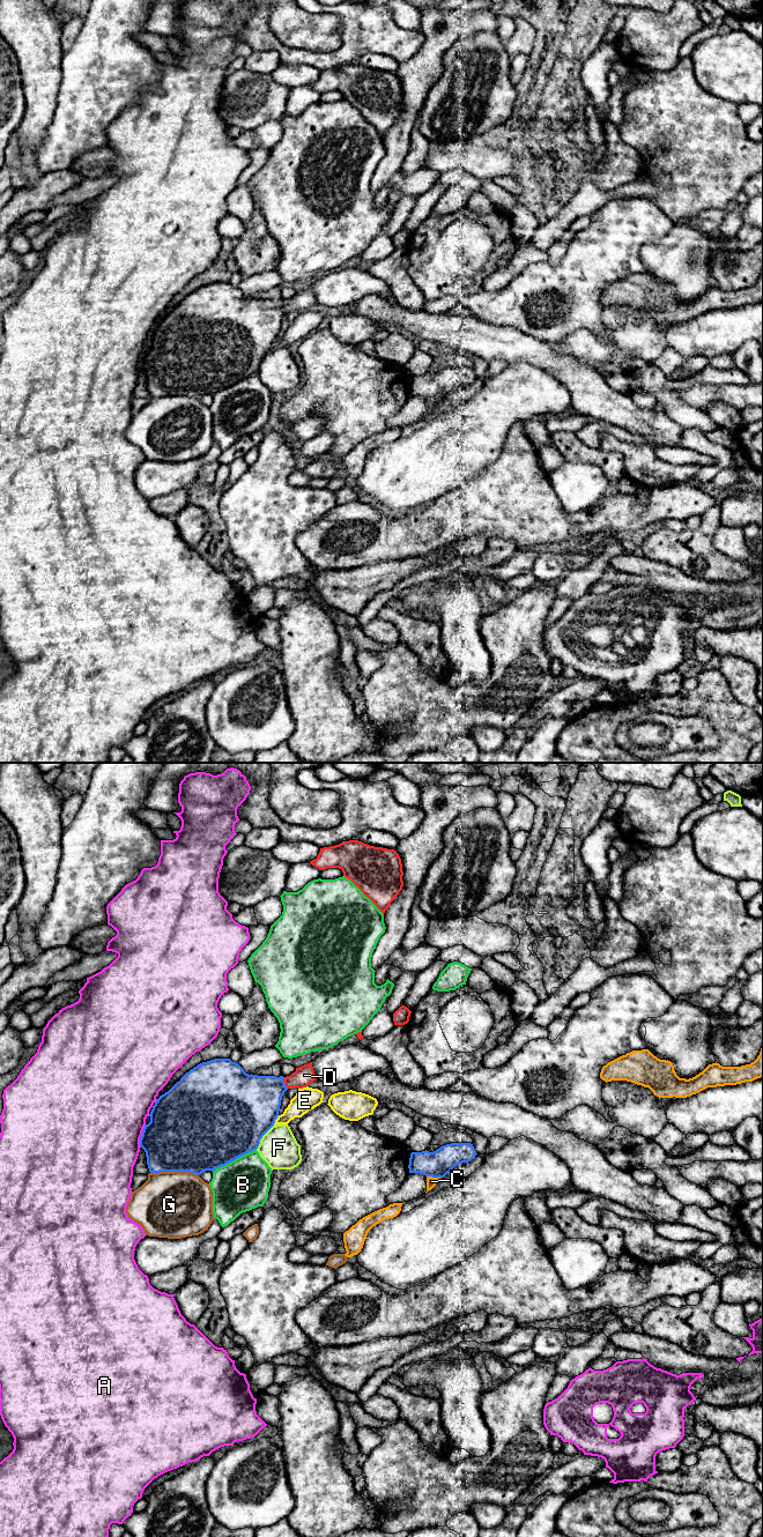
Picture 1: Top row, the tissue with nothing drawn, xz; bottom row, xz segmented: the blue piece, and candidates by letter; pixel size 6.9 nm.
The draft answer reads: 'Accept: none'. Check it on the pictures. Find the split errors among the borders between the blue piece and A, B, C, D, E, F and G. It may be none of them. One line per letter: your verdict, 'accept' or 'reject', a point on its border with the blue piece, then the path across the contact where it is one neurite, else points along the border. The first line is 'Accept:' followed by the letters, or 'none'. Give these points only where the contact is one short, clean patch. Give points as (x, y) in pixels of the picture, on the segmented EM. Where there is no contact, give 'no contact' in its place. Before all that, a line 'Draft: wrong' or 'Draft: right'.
Draft: wrong
Accept: D
A: reject | xz (141, 1136)
B: reject | xz (234, 1159)
C: reject | xz (434, 1177)
D: accept | xz (283, 1083) | across xz (253, 1101), (269, 1089), (283, 1083), (298, 1079), (304, 1075)
E: reject | xz (275, 1119)
F: reject | xz (261, 1137)
G: reject | xz (175, 1171)

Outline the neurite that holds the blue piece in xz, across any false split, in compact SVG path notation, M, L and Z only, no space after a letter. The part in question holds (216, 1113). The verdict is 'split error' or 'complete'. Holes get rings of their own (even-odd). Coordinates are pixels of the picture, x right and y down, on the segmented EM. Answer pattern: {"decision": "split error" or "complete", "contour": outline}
{"decision": "split error", "contour": "M214 1059L207 1062L202 1062L186 1072L179 1082L177 1082L168 1092L160 1096L153 1109L149 1114L150 1122L145 1126L142 1136L140 1138L140 1146L145 1150L147 1157L147 1165L150 1173L160 1173L160 1172L190 1172L197 1175L206 1171L214 1172L216 1168L221 1166L225 1166L227 1164L236 1160L237 1158L252 1152L258 1149L260 1144L260 1139L262 1136L274 1126L275 1120L279 1116L279 1111L281 1106L282 1096L288 1089L297 1087L303 1089L306 1087L310 1083L317 1079L314 1074L312 1062L304 1064L299 1068L296 1068L296 1071L290 1076L275 1077L275 1076L258 1076L258 1075L249 1075L244 1071L244 1069L236 1062L232 1062L230 1059Z"}

